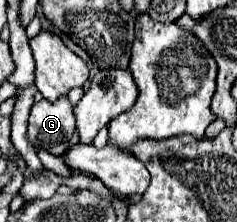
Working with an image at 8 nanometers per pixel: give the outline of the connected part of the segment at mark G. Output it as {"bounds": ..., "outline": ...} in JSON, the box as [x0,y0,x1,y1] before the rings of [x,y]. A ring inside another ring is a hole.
{"bounds":[28,97,76,155],"outline":[[[60,97],[54,103],[46,99],[34,103],[28,117],[30,143],[52,155],[62,155],[76,129],[72,109],[68,97]]]}

